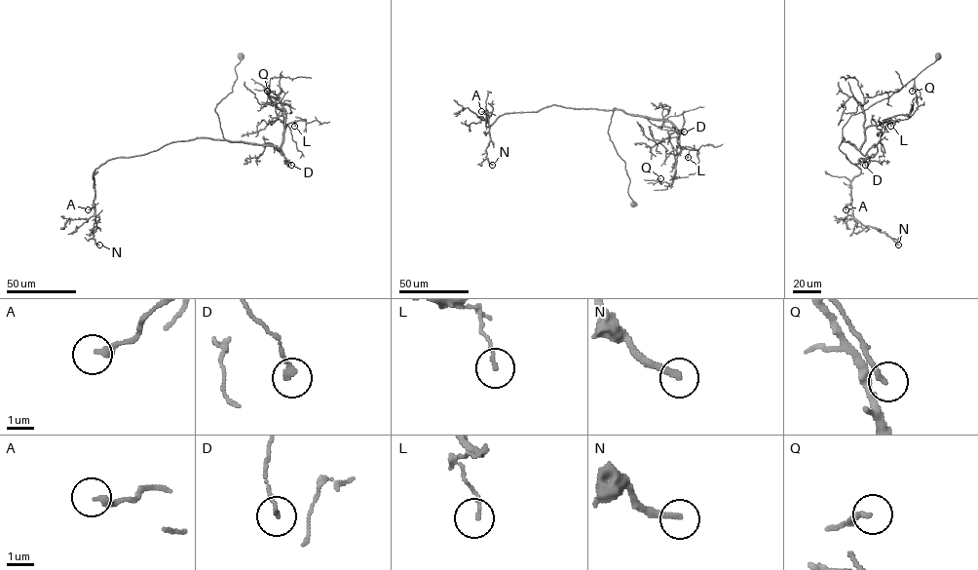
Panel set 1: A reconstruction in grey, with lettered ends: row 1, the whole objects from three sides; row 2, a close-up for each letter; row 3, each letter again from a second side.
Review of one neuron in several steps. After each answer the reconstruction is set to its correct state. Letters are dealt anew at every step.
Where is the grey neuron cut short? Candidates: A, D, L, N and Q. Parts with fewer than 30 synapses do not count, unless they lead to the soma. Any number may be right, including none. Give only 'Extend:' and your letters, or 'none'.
Extend: N

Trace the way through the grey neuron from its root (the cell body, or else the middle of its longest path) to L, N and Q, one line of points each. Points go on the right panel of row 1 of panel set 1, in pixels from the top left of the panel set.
L: (937, 56), (898, 92), (852, 115), (842, 129), (842, 136), (858, 149), (869, 126), (883, 121), (890, 126)
N: (937, 56), (898, 92), (852, 115), (842, 129), (839, 148), (860, 170), (851, 180), (852, 216), (898, 245)
Q: (937, 56), (852, 115), (843, 139), (858, 149), (869, 126), (910, 116), (912, 91)

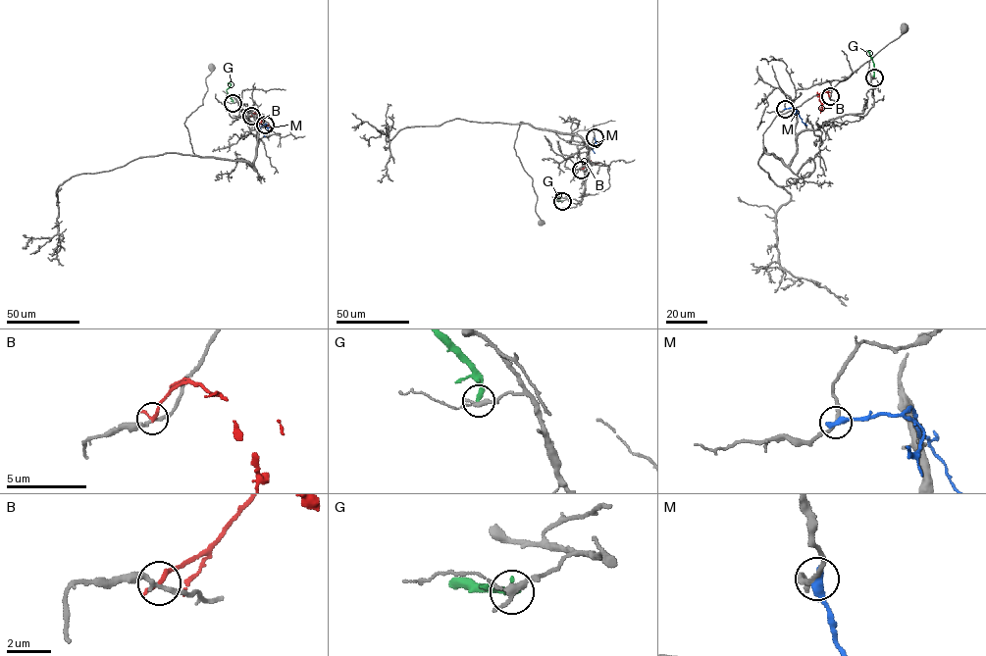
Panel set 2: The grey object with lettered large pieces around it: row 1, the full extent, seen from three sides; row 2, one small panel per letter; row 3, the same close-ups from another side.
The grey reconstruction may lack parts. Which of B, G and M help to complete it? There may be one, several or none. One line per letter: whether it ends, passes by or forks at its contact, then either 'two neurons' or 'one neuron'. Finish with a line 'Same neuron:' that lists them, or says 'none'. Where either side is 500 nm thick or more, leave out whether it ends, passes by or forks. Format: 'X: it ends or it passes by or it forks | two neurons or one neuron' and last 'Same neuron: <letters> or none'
B: it ends | two neurons
G: it ends | two neurons
M: it ends | two neurons
Same neuron: none

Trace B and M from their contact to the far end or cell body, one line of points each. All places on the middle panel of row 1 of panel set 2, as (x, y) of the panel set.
B: (581, 170), (588, 162), (599, 163)
M: (595, 137), (596, 143), (591, 148), (595, 153)

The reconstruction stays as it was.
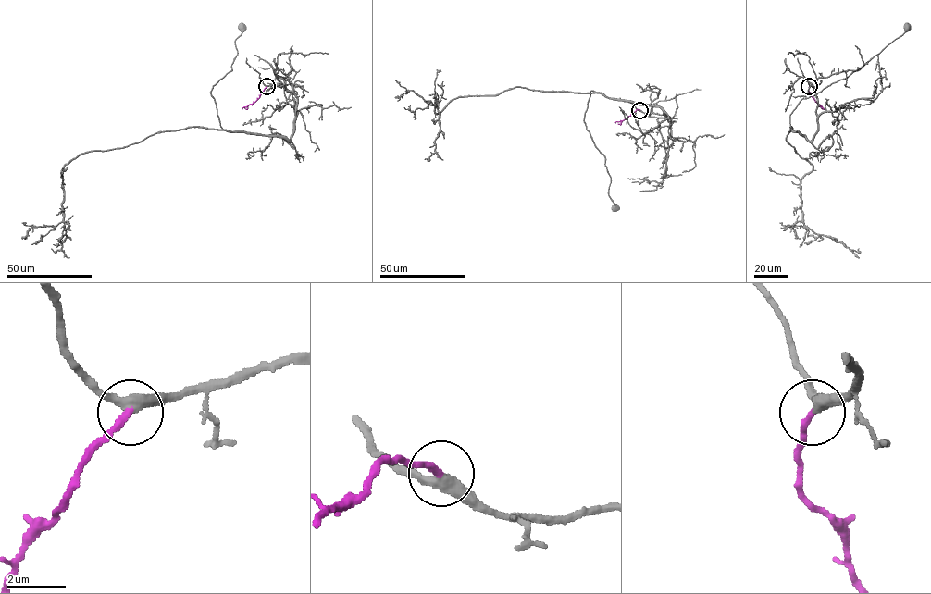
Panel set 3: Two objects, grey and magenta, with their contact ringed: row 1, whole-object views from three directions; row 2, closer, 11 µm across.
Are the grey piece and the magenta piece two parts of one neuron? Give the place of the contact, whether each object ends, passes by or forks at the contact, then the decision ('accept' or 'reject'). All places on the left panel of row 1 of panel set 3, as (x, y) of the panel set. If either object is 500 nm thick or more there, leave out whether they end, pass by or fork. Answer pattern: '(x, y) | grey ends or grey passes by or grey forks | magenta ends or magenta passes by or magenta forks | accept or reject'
(266, 86) | grey passes by | magenta ends | accept

